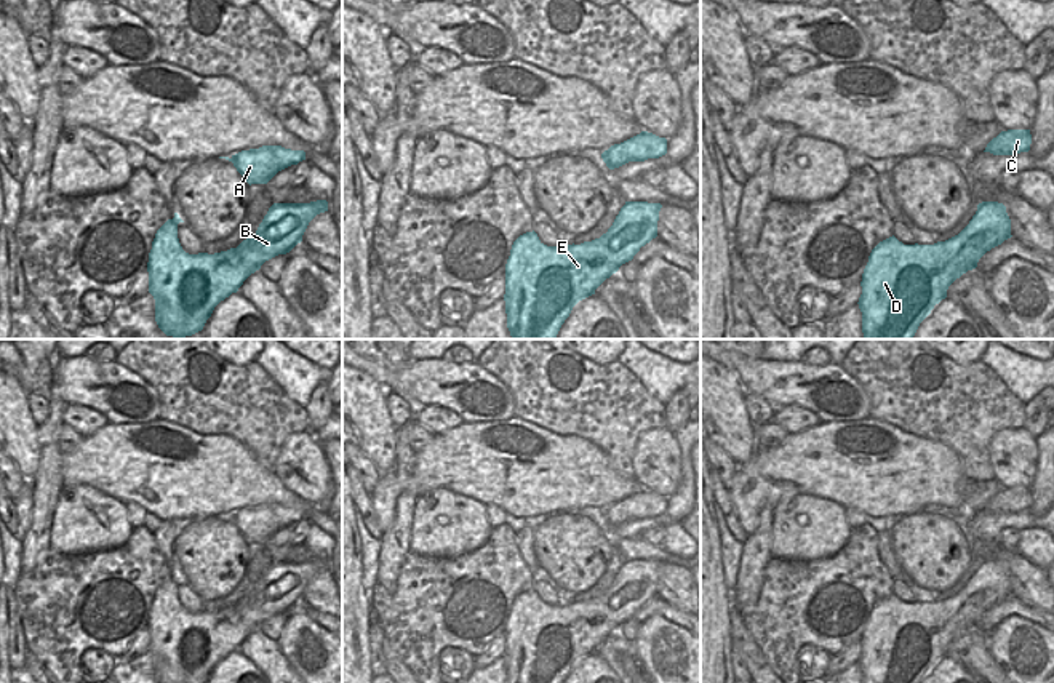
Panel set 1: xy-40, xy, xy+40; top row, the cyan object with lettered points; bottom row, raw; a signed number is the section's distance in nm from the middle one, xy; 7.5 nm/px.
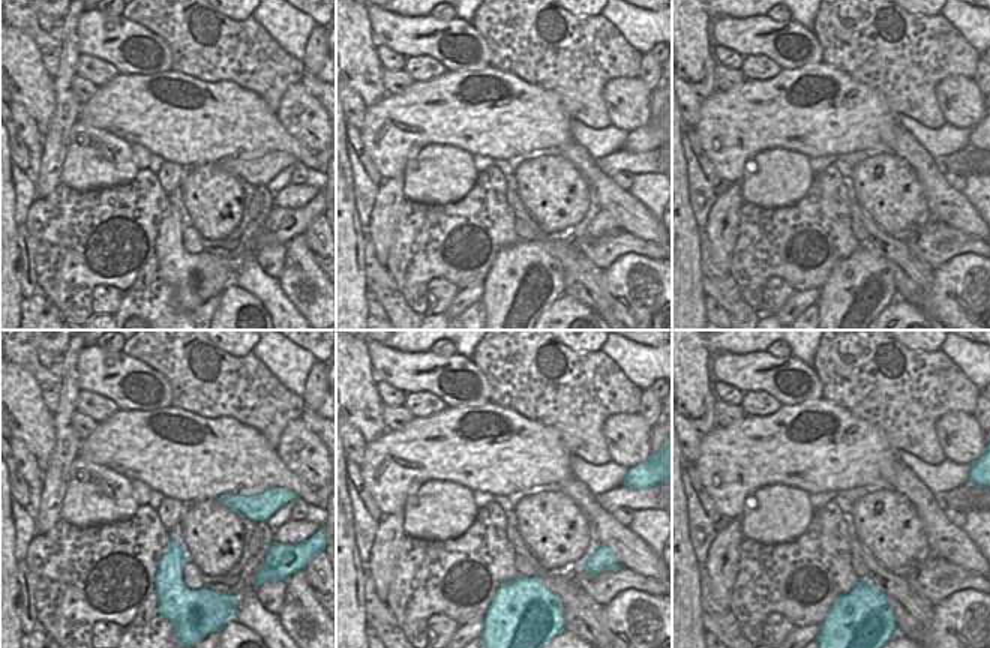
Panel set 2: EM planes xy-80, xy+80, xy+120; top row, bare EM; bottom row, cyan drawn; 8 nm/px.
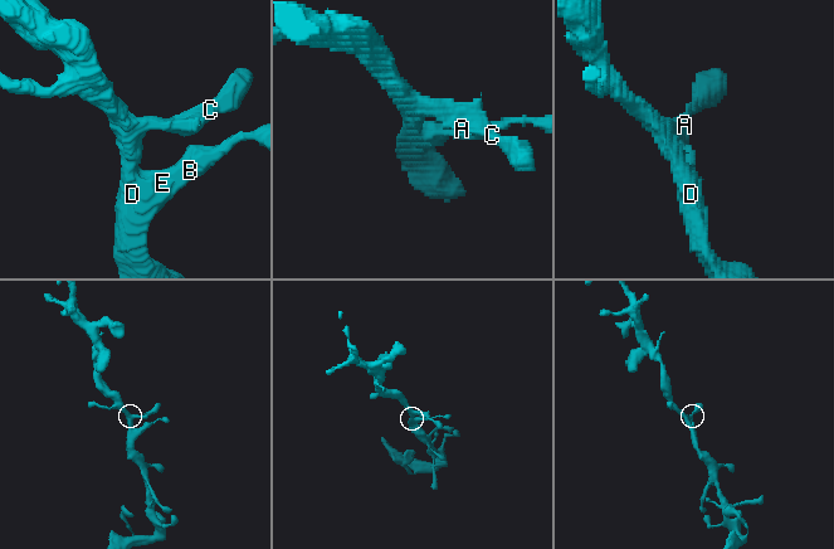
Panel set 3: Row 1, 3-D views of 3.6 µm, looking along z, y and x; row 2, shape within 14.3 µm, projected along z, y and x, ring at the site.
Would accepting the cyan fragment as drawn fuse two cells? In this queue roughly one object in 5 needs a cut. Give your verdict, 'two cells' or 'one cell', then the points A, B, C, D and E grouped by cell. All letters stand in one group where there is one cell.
one cell; groups A B C D E

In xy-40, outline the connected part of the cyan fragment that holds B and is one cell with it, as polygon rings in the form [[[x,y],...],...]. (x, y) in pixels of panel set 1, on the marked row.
[[[326,200],[273,203],[253,237],[214,254],[182,250],[178,224],[184,221],[174,213],[157,230],[147,262],[158,328],[173,338],[202,331],[221,301],[237,293],[265,261],[301,243],[309,222],[325,211]]]

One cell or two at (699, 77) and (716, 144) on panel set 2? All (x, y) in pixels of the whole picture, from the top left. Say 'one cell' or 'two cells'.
two cells

